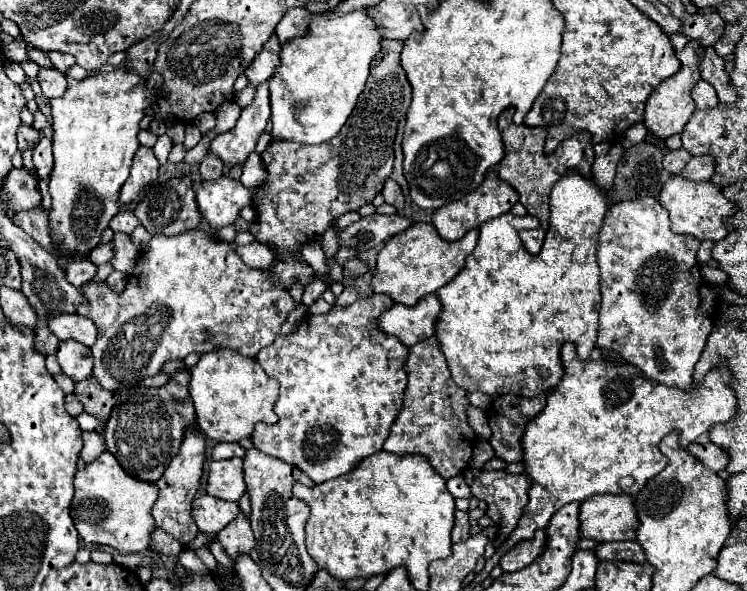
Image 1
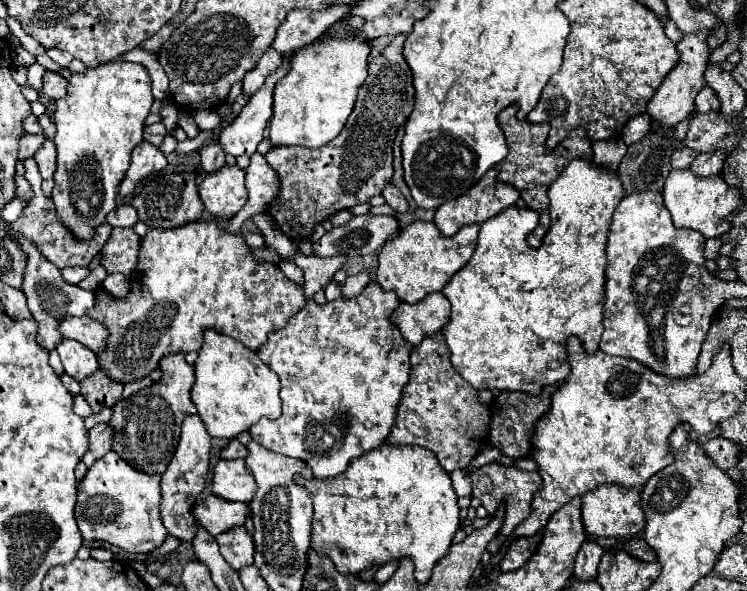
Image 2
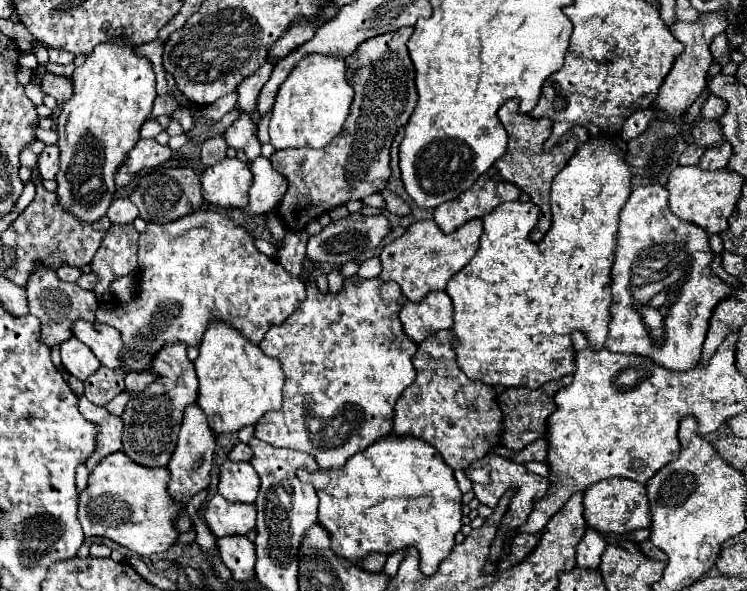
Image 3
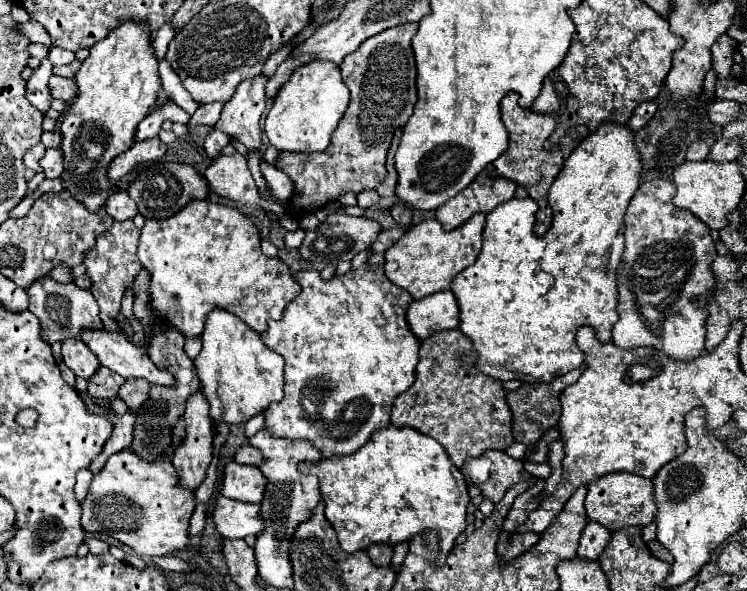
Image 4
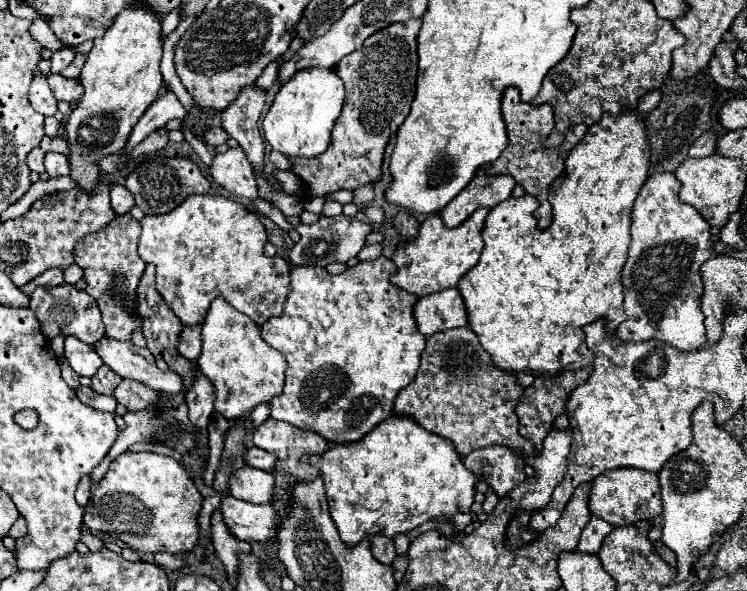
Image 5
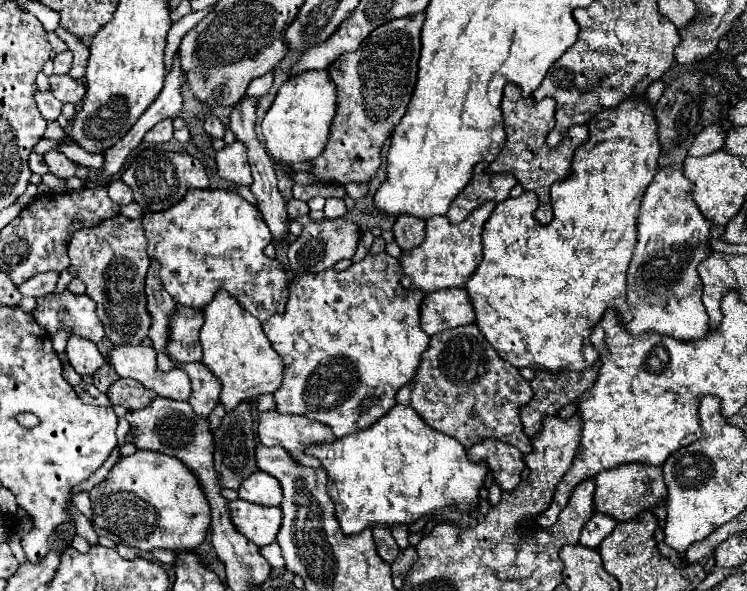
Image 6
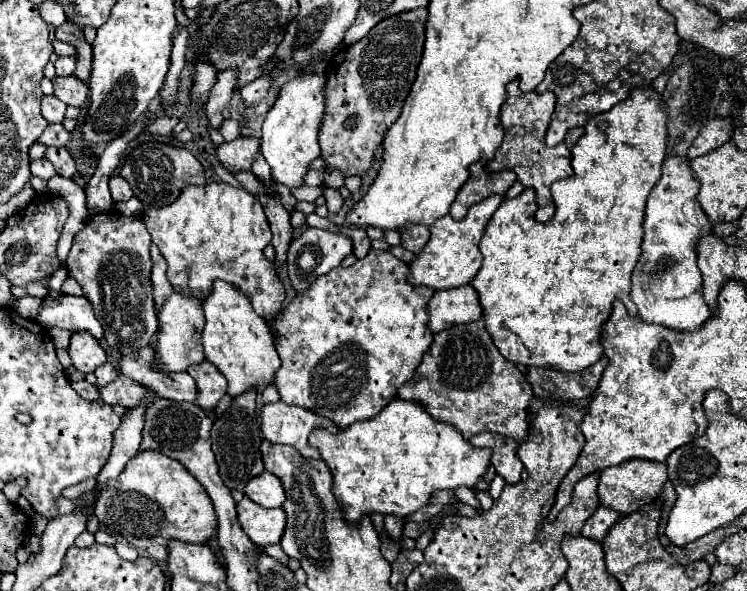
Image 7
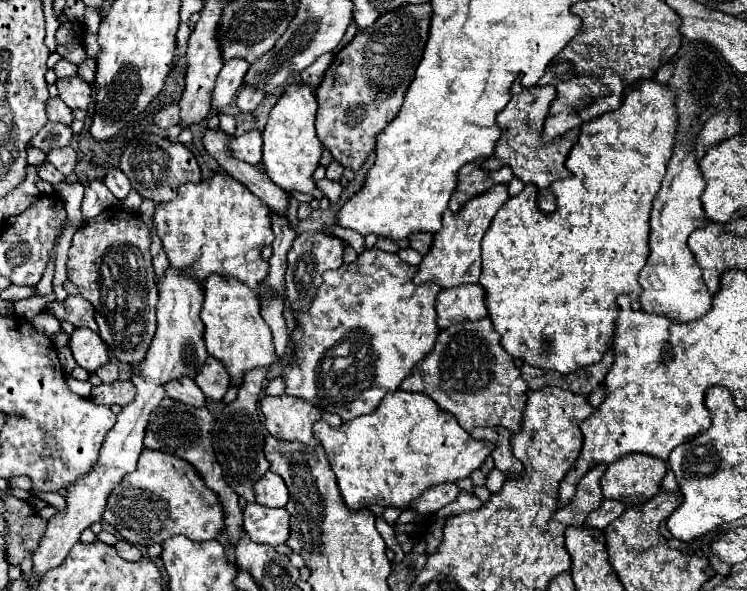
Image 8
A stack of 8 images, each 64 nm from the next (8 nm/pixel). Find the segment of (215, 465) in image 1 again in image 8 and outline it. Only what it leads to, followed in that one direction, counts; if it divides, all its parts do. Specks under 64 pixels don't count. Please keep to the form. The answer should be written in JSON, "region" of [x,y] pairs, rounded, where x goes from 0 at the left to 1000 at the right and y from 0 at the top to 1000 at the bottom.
{"region":[[[356,799],[340,822],[340,843],[345,853],[359,860],[380,860],[386,849],[386,829],[383,819],[369,805],[367,799]]]}

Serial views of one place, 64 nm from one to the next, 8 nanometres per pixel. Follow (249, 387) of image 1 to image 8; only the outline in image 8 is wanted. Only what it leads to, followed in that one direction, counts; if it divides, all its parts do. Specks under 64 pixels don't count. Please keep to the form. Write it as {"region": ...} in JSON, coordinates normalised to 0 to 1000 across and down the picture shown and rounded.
{"region":[[[278,467],[278,474],[273,477],[273,518],[268,535],[276,552],[273,558],[276,592],[281,602],[286,602],[303,619],[311,653],[321,657],[321,650],[327,646],[327,633],[332,626],[348,619],[359,623],[367,613],[372,613],[361,555],[348,535],[348,511],[343,508],[343,497],[319,474],[303,467]]]}

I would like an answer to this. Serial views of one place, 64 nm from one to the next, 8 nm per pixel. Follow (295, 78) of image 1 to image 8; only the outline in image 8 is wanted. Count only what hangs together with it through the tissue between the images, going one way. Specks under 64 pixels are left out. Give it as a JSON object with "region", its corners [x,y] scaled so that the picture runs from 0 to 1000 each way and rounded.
{"region":[[[388,142],[359,193],[359,206],[351,223],[351,234],[353,234],[351,277],[353,277],[361,305],[369,315],[375,315],[378,321],[412,325],[420,335],[430,338],[432,328],[418,308],[418,294],[426,284],[426,274],[431,264],[431,244],[428,244],[428,237],[423,230],[423,217],[420,217],[423,186],[426,186],[423,146]]]}

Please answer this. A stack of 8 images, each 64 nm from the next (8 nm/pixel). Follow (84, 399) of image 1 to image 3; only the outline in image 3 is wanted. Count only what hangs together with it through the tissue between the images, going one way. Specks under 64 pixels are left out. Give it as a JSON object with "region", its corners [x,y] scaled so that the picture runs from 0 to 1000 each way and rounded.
{"region":[[[134,619],[123,636],[112,643],[112,670],[129,687],[142,687],[161,663],[166,663],[163,629],[150,629],[147,623]]]}

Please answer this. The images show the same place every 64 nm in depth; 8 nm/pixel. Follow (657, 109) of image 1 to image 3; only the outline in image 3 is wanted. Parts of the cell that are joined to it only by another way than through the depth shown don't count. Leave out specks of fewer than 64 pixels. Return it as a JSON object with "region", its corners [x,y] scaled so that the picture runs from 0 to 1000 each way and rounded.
{"region":[[[969,17],[959,20],[959,24],[950,24],[950,20],[940,24],[937,34],[932,34],[932,41],[910,41],[910,37],[905,37],[900,44],[900,58],[902,58],[905,68],[910,68],[916,74],[916,88],[905,98],[900,118],[894,122],[894,129],[889,132],[889,139],[886,139],[884,152],[881,152],[881,162],[878,162],[878,183],[881,186],[892,190],[900,200],[908,200],[942,156],[948,115],[953,108],[950,71],[953,71],[953,61],[969,54],[972,44],[975,44],[975,37],[972,37],[972,27],[969,27]]]}

